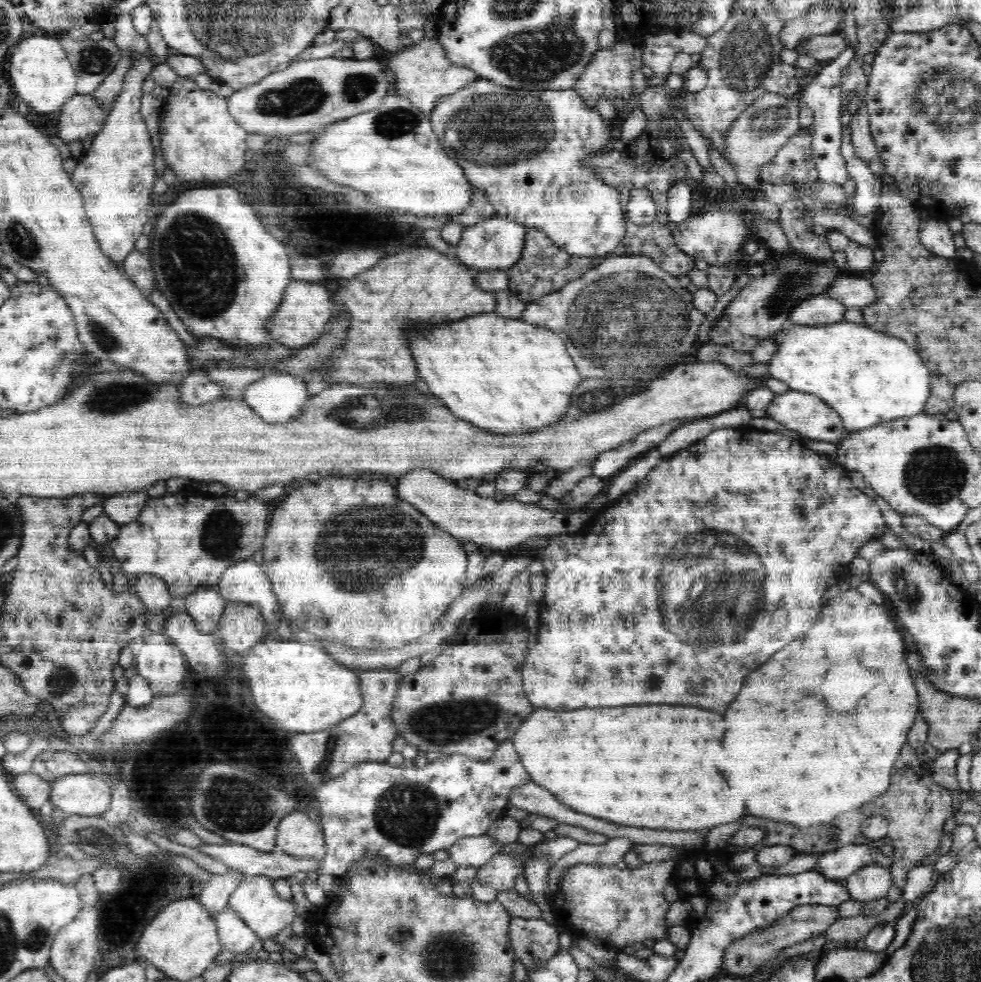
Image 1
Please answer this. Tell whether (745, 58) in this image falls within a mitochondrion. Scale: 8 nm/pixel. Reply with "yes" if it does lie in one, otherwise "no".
yes

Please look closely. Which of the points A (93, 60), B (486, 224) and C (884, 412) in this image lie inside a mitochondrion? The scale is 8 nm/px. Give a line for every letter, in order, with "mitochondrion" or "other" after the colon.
A: mitochondrion
B: other
C: other

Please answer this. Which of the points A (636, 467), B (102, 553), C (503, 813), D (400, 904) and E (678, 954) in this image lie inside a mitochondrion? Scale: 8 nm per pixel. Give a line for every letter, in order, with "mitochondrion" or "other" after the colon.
A: other
B: other
C: other
D: other
E: other

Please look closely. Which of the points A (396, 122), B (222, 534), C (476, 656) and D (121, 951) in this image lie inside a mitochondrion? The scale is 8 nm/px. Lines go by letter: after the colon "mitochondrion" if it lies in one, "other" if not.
A: mitochondrion
B: mitochondrion
C: other
D: other

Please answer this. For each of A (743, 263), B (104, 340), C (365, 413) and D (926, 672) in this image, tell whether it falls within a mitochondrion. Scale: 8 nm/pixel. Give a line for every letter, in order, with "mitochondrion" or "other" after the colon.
A: other
B: mitochondrion
C: mitochondrion
D: other

